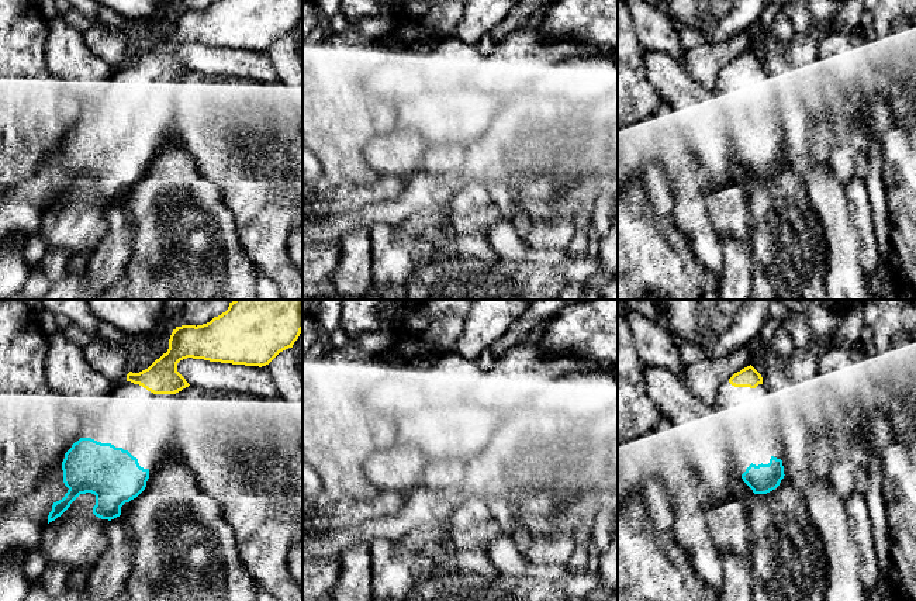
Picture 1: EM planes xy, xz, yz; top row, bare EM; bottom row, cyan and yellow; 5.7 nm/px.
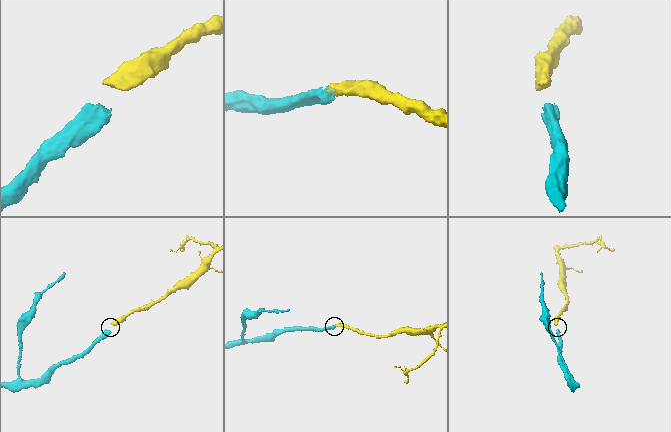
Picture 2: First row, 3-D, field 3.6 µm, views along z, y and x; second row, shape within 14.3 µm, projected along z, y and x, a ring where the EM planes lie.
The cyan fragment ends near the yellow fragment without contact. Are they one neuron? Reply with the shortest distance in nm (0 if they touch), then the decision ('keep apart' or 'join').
360 nm | join

